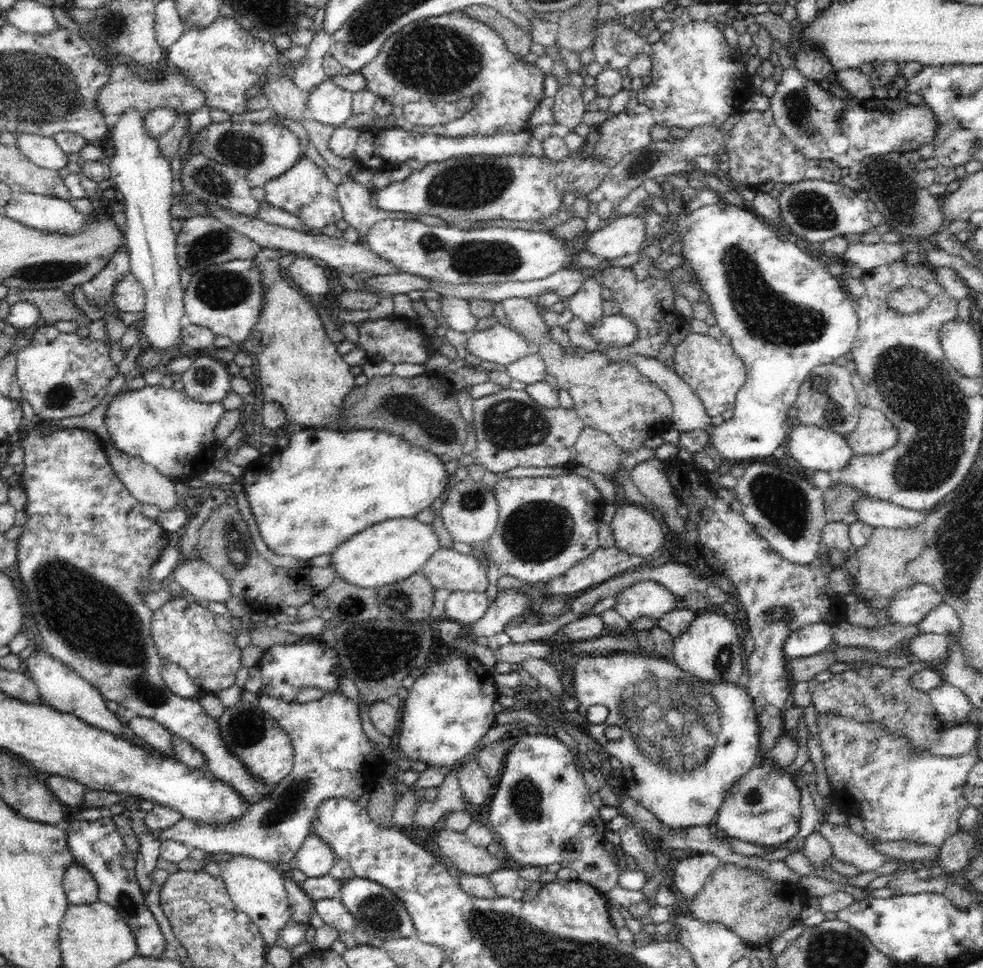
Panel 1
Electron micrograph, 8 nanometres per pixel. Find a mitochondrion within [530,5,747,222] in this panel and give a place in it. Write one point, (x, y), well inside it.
(645, 162)

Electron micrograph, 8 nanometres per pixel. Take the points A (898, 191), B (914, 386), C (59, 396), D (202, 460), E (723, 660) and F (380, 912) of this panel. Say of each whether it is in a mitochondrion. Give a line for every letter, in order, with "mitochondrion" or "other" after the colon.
A: mitochondrion
B: mitochondrion
C: mitochondrion
D: other
E: mitochondrion
F: mitochondrion

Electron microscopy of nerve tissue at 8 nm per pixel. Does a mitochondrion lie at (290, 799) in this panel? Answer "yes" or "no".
yes

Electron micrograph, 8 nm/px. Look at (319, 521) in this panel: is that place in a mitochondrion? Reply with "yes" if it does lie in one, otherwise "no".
yes

